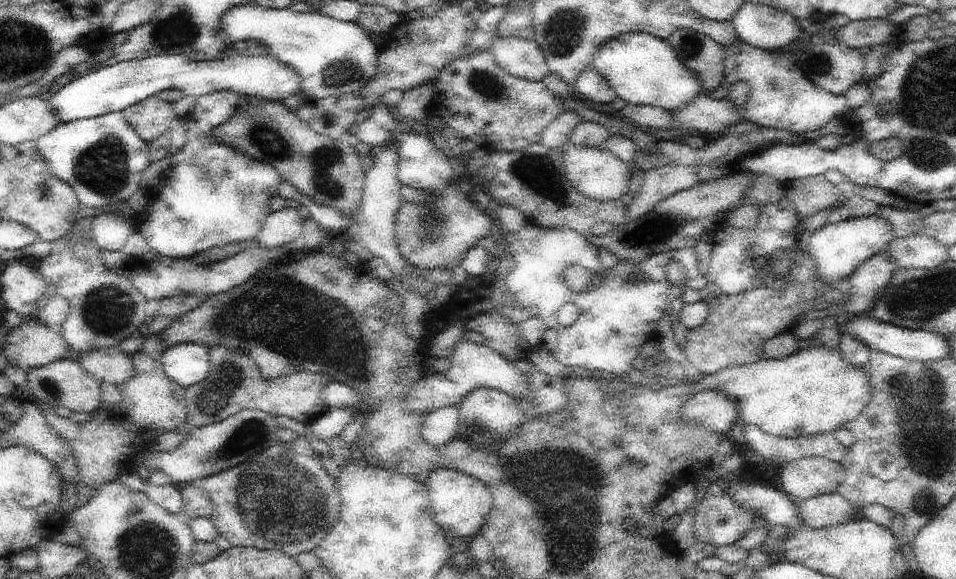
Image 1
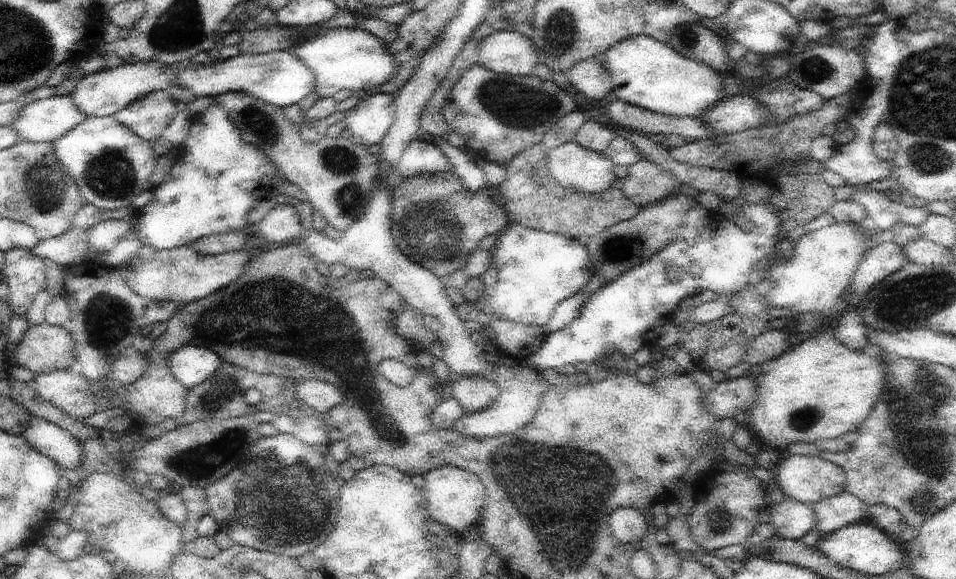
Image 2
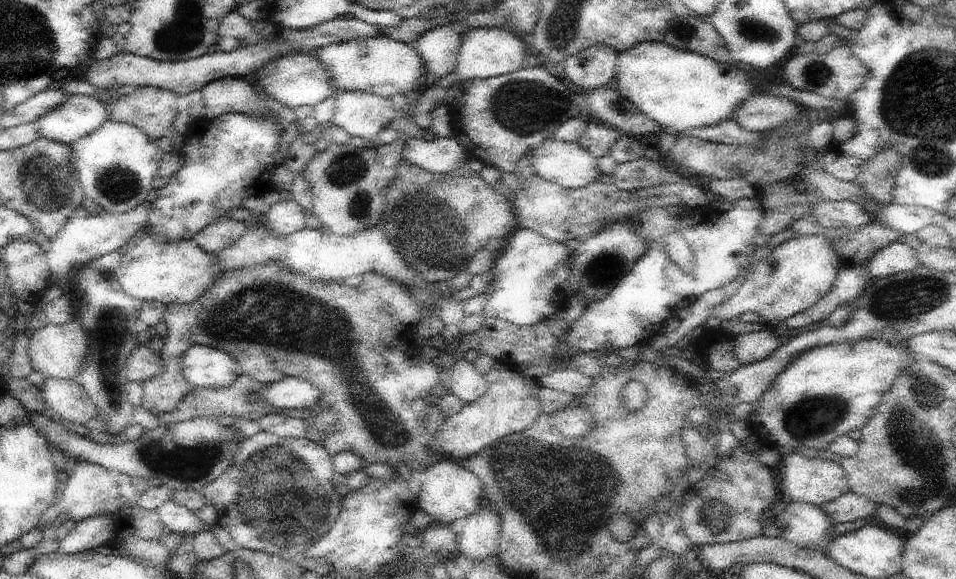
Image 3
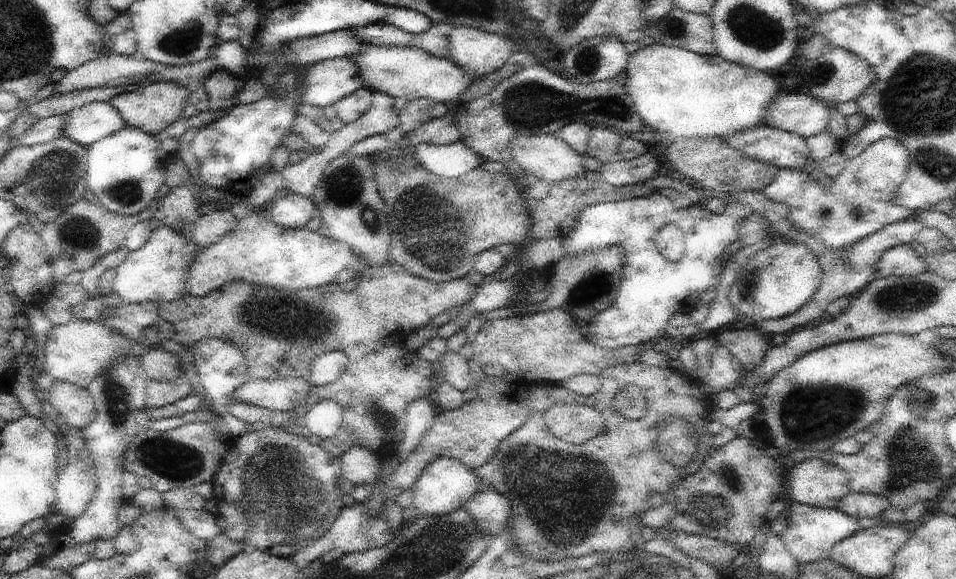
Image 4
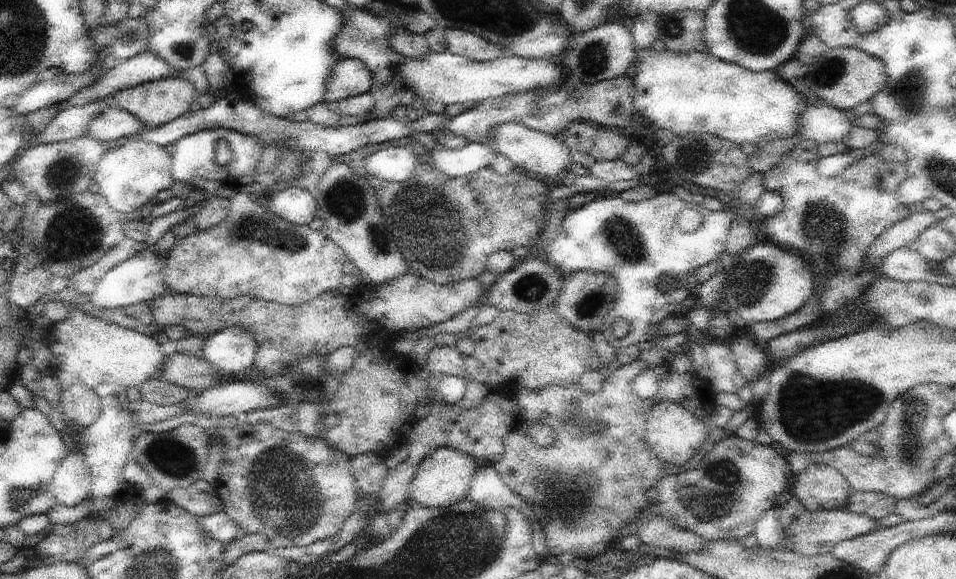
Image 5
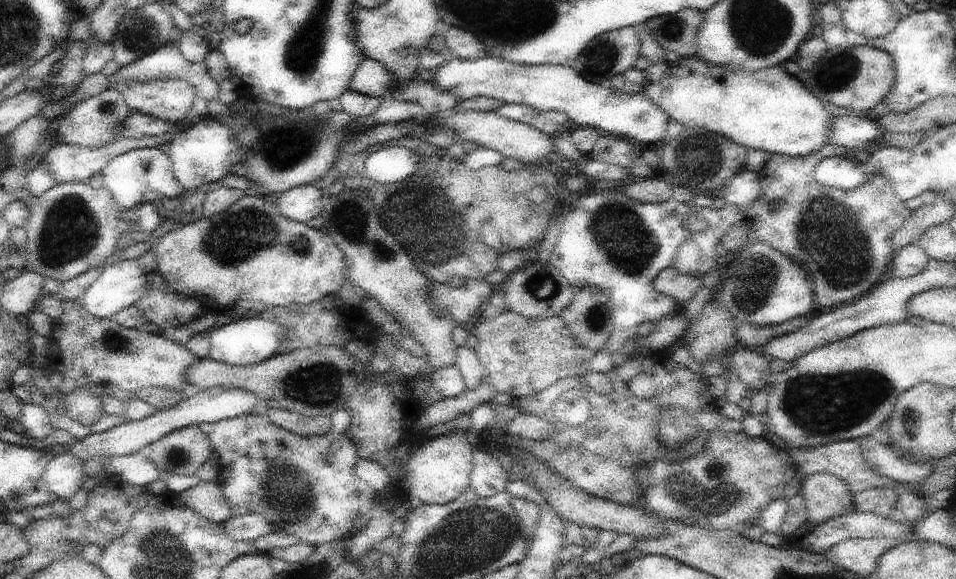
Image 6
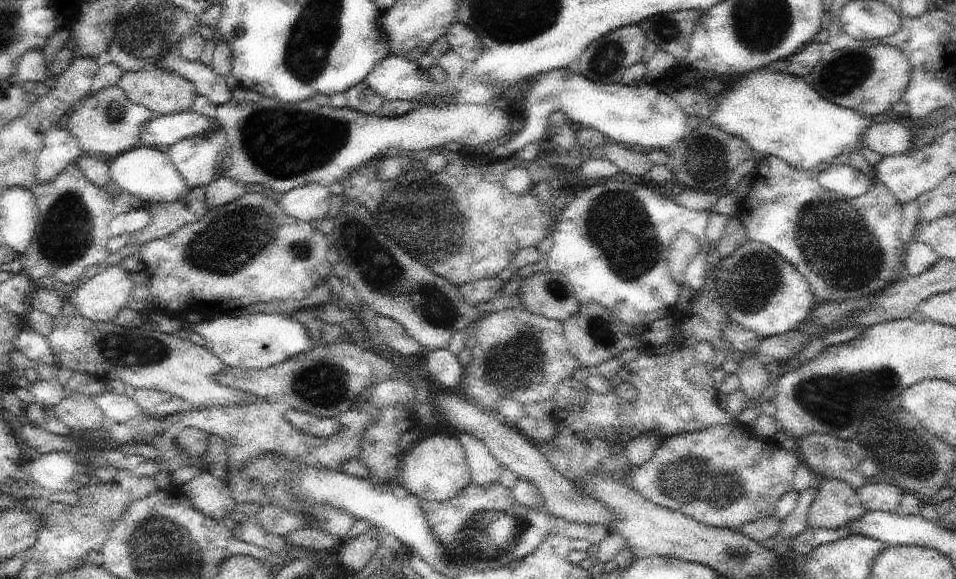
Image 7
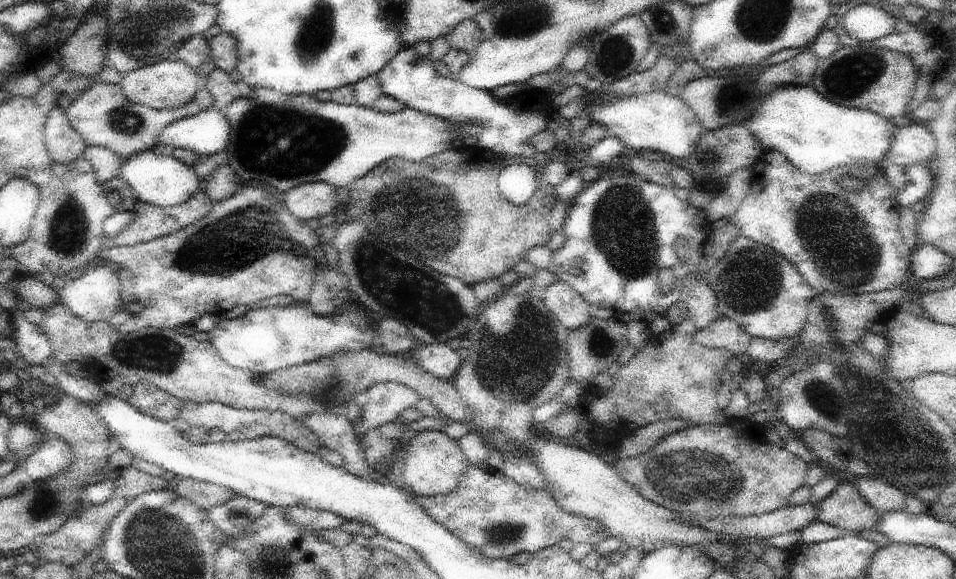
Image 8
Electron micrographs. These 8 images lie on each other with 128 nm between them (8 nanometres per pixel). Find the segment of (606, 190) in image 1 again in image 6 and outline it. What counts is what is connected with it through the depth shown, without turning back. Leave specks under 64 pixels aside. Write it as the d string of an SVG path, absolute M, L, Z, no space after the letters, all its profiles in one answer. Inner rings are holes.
M452 110L450 116L438 118L438 120L428 120L428 124L438 124L438 126L448 126L454 130L454 134L459 139L458 142L474 142L478 147L488 148L500 152L504 157L513 157L521 163L539 164L553 150L553 140L540 130L530 126L530 124L517 122L504 118L500 114L492 111L468 110L468 112L458 112Z

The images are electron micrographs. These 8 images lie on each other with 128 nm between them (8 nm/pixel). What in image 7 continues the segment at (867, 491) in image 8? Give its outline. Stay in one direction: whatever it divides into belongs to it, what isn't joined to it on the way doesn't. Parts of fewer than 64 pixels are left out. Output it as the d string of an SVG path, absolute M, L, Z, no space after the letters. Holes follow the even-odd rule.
M888 480L868 482L857 491L858 497L868 511L885 511L895 513L903 500L903 491Z

